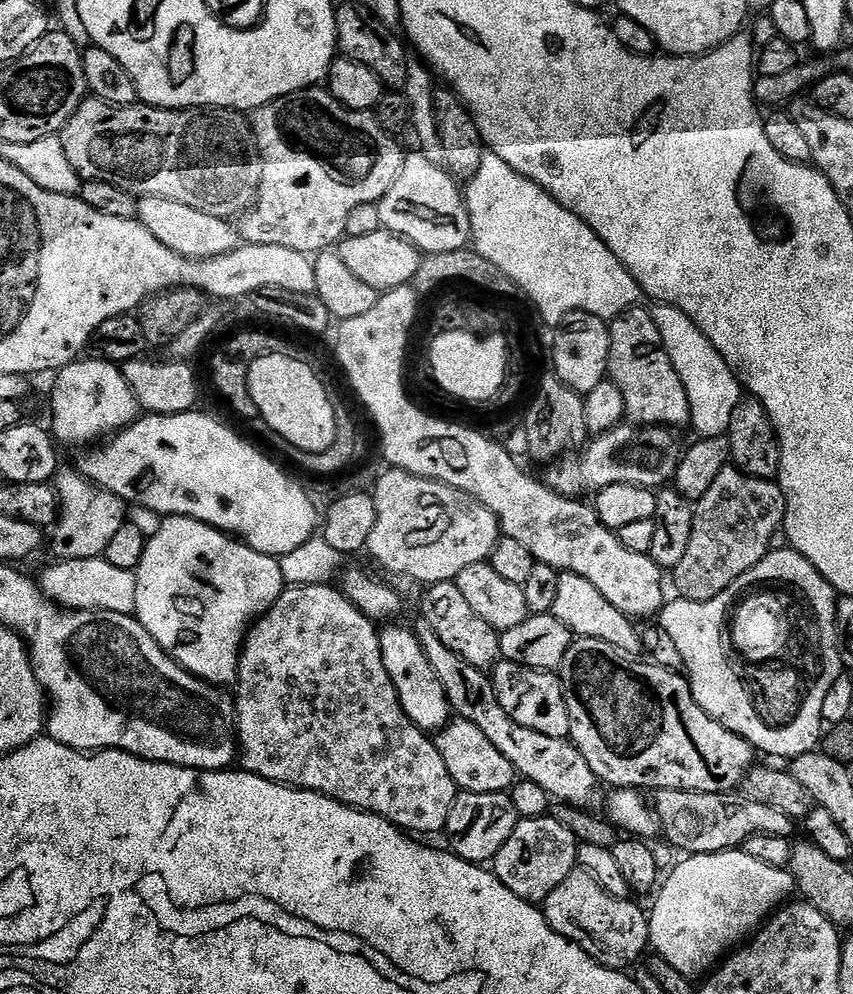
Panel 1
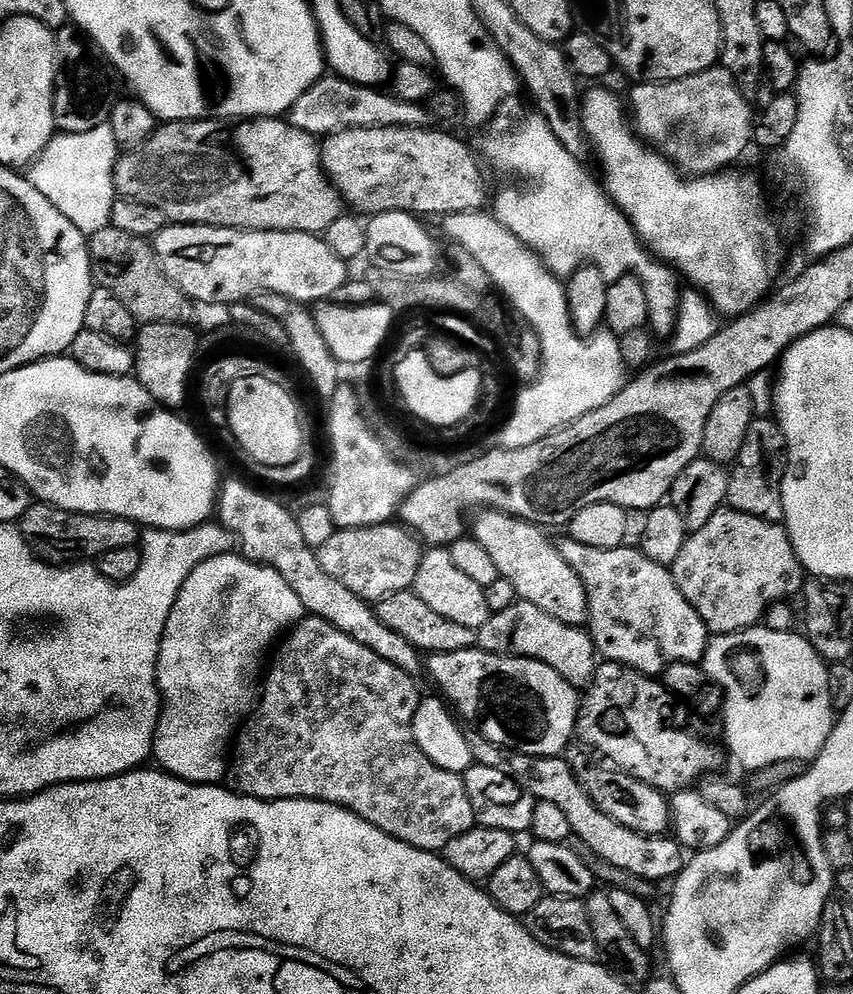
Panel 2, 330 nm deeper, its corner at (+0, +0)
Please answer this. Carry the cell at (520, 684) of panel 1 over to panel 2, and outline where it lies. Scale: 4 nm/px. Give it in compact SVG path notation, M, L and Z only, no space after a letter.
M474 647L454 650L454 654L429 655L426 660L426 672L432 675L433 682L440 687L439 695L461 717L464 715L466 719L472 720L468 722L474 722L480 733L499 748L520 752L524 756L563 757L573 743L582 696L577 688L566 682L566 678L562 678L562 674L558 674L558 670L550 670L546 662L521 656L499 656Z

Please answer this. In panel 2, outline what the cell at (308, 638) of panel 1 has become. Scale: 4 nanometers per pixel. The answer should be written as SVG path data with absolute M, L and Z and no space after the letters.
M305 615L304 619L283 637L275 652L276 661L263 677L258 703L234 740L227 779L232 780L231 787L235 791L242 796L253 796L259 800L321 800L327 804L336 804L339 808L349 808L366 822L378 826L378 830L418 850L437 854L443 853L444 847L454 842L458 834L466 834L466 830L477 827L474 806L470 806L470 794L466 794L463 775L459 772L442 770L442 766L434 766L434 762L430 762L430 758L426 758L426 754L422 754L422 750L416 745L414 716L422 699L420 688L416 685L417 677L406 674L406 670L398 670L398 666L386 662L386 658L378 658L374 650L366 650L362 642L354 642L350 634L342 634L342 630L338 630L330 622L317 616Z

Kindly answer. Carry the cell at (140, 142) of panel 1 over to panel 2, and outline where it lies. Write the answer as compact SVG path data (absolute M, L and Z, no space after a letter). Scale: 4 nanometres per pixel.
M248 118L243 122L237 123L235 126L229 126L222 120L174 120L171 122L164 122L157 127L155 134L152 135L148 141L143 144L141 148L134 148L125 151L123 155L116 161L116 191L123 199L137 200L138 202L146 202L146 206L154 206L158 210L162 210L162 214L166 214L166 218L169 222L174 224L205 224L211 228L241 228L243 232L311 232L313 234L327 233L328 227L340 217L345 211L346 205L340 198L339 192L337 192L332 181L328 178L328 173L324 170L324 161L322 159L322 148L318 143L317 137L311 136L308 132L303 132L294 127L293 124L289 124L287 119L284 118Z

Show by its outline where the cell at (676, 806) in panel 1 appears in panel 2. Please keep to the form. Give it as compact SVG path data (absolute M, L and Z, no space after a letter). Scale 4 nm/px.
M569 747L566 759L570 770L576 776L576 781L584 787L585 792L594 802L594 806L598 806L598 810L602 810L602 814L610 814L610 818L614 818L614 822L622 822L622 826L647 836L662 836L671 829L672 805L665 793L634 778L628 772L621 772L615 767L605 766L603 763L596 764L597 757L583 747Z

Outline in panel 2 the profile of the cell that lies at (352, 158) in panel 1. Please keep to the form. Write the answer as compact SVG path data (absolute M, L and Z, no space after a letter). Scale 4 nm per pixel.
M431 127L426 128L347 128L346 130L342 130L341 132L336 132L333 136L327 137L323 141L322 144L322 159L324 161L324 170L328 173L329 180L332 181L333 186L335 186L337 192L340 194L341 200L344 201L345 205L349 209L355 210L357 213L365 214L364 212L368 212L367 214L375 214L377 212L410 212L415 214L417 217L425 218L424 216L437 216L437 218L443 218L445 216L453 216L454 214L462 214L463 212L479 212L481 209L485 207L484 203L489 203L490 200L490 192L488 196L488 184L484 181L484 172L480 169L481 161L478 159L476 161L476 156L471 152L470 149L467 148L466 145L463 144L462 141L459 140L456 136L451 136L448 132L432 132L433 129Z

